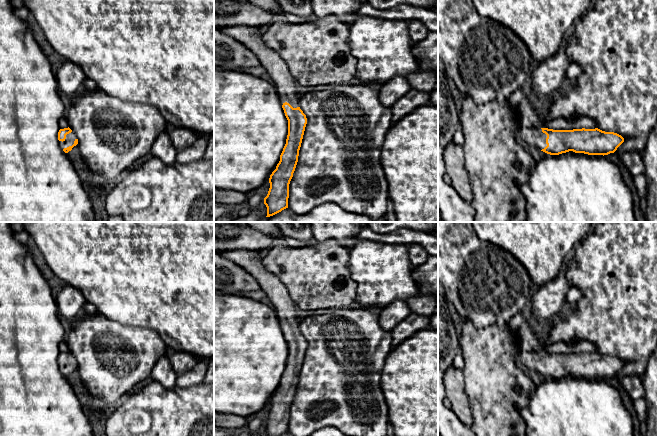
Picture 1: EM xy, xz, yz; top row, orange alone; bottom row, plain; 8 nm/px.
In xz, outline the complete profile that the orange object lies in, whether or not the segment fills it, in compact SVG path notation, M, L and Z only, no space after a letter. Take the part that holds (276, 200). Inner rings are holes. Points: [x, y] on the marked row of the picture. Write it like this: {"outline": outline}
{"outline": "M236 25L217 29L244 44L259 58L260 66L265 68L272 78L288 120L286 144L276 169L270 175L270 188L264 198L267 207L266 217L270 217L288 208L289 184L298 162L307 118L300 109L300 96L296 91L295 79L283 58L265 45L263 34L258 27Z"}

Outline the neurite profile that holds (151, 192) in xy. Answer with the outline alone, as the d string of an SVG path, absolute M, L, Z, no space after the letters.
M148 156L105 195L105 216L120 216L124 222L214 222L214 158L191 163L165 165L159 158Z

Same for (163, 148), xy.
M168 129L159 134L150 150L150 156L159 158L165 165L171 165L175 162L177 153Z

